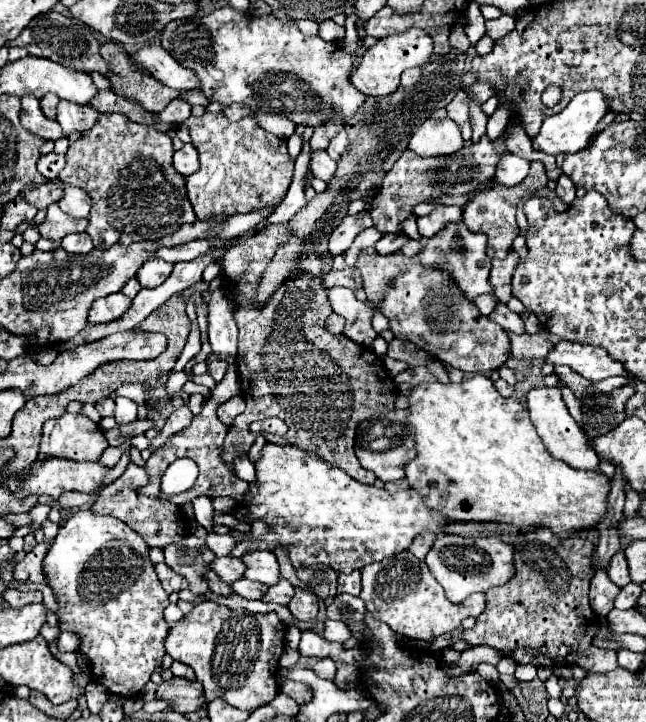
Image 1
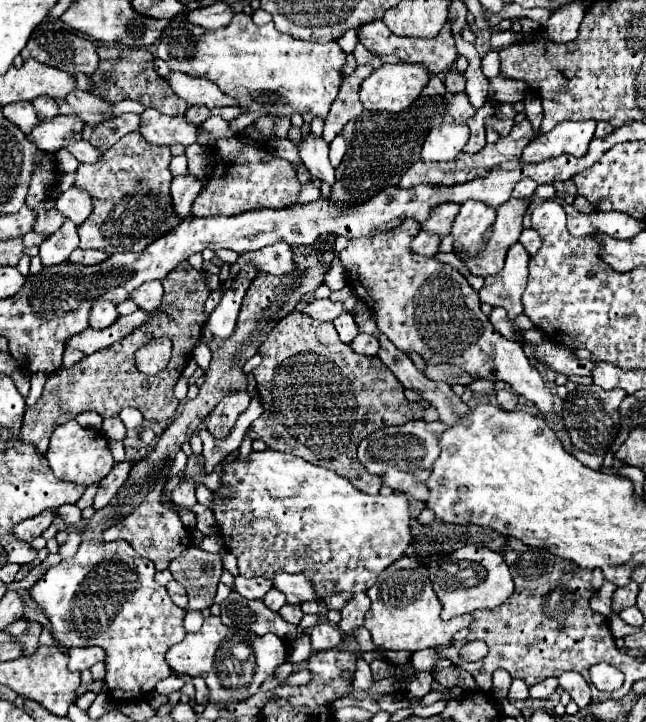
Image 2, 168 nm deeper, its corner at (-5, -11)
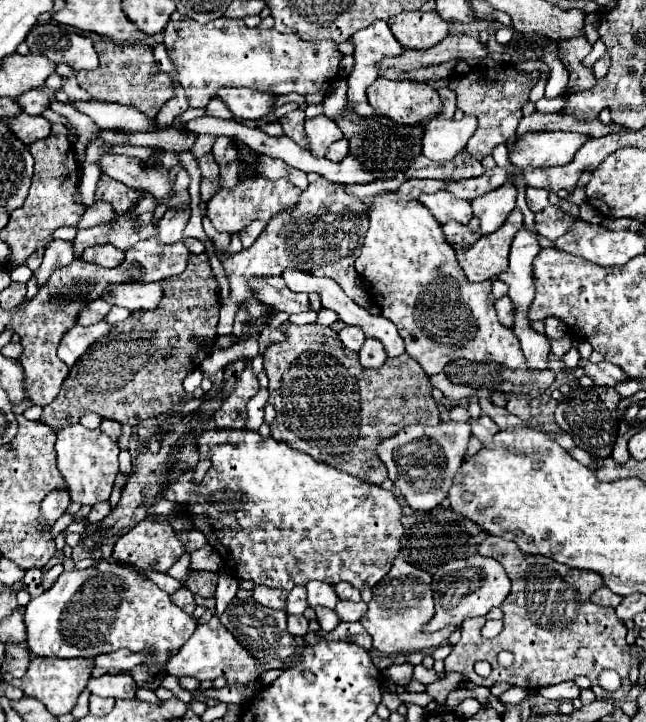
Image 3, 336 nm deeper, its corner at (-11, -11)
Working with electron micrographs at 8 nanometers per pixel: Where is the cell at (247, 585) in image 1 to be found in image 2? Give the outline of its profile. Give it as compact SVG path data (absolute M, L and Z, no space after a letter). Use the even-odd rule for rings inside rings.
M269 589L269 591L265 593L265 597L263 597L263 603L265 603L271 611L279 611L287 601L285 601L285 595L283 595L281 591Z

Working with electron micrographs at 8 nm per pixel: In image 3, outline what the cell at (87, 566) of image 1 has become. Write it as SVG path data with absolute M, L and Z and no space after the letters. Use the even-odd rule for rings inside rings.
M99 561L99 565L91 569L75 569L71 573L63 573L49 591L29 601L23 613L23 621L27 627L25 645L33 657L97 657L101 653L117 651L121 647L131 651L141 651L149 647L155 651L155 655L149 657L145 665L165 665L171 657L171 651L181 649L197 627L197 621L181 611L177 605L173 605L165 591L155 587L155 583L151 583L149 579L143 579L143 575L135 567L119 561Z

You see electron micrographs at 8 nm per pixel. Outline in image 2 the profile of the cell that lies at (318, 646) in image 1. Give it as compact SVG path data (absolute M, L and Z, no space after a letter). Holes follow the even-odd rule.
M329 623L315 625L309 635L311 635L311 649L313 649L313 653L335 649L341 643L341 633Z

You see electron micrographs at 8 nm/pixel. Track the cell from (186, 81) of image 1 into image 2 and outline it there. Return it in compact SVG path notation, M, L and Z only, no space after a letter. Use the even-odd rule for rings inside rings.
M171 71L165 81L171 85L173 93L179 95L189 105L205 105L205 107L225 107L235 105L235 101L221 93L215 83L209 83L203 77L191 77L187 73Z

